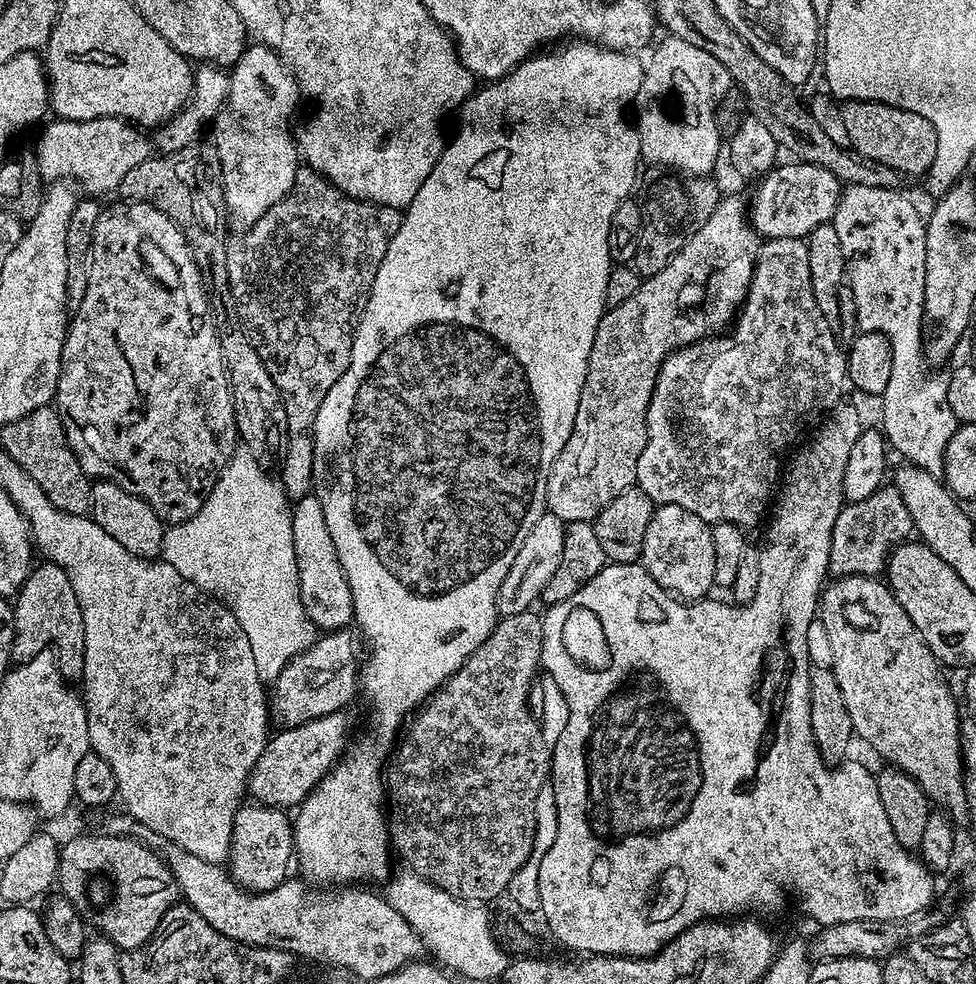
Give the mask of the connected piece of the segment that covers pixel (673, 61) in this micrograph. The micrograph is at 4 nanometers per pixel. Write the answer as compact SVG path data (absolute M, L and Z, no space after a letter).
M669 34L664 38L660 45L657 43L651 49L652 57L646 60L642 86L634 101L634 127L640 139L640 154L647 163L649 160L652 164L661 164L664 170L675 170L689 176L706 176L713 171L711 168L715 166L716 159L722 156L722 137L716 128L716 107L734 83L726 66L714 55L682 38Z

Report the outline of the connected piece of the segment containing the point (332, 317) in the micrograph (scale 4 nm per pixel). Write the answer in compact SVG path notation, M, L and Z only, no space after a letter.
M302 166L296 171L294 186L290 186L290 194L286 194L286 198L282 198L282 202L270 206L270 210L266 210L266 214L262 214L256 222L247 225L241 231L244 232L241 236L227 241L226 270L228 271L228 288L232 291L233 305L238 309L244 333L250 338L254 350L258 350L266 370L270 370L270 378L274 378L274 386L278 386L280 397L286 406L286 434L288 437L282 463L279 465L281 468L280 472L278 471L278 479L284 487L284 493L293 501L301 500L303 496L313 495L314 426L318 418L318 410L322 406L322 398L326 398L326 394L330 394L330 386L334 386L334 382L338 382L338 378L342 378L342 374L346 374L346 366L350 366L354 334L372 289L372 276L378 274L378 266L386 254L386 246L390 246L390 238L394 238L394 234L398 230L401 215L402 212L399 208L391 208L385 204L371 204L369 200L356 200L353 196L347 196L342 190L335 188L322 173Z

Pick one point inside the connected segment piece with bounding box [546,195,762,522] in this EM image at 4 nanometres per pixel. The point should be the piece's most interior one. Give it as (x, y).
(698, 293)

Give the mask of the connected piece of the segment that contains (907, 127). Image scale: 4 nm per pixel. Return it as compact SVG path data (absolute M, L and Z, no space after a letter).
M845 100L840 113L850 137L850 146L872 161L890 166L901 175L925 175L938 150L934 124L914 110L880 103L877 100Z

